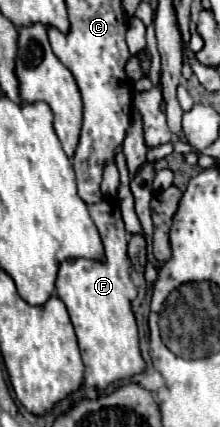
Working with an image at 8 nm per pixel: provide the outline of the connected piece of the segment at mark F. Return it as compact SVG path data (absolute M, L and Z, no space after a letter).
M102 198L98 204L90 204L88 212L102 236L104 258L64 260L56 276L56 294L66 304L78 336L78 346L86 366L84 382L88 386L104 390L108 384L116 380L130 378L142 372L144 360L138 348L136 320L130 310L130 302L136 298L136 286L130 280L130 260L126 254L128 240L120 206L118 202L114 204L114 200Z

